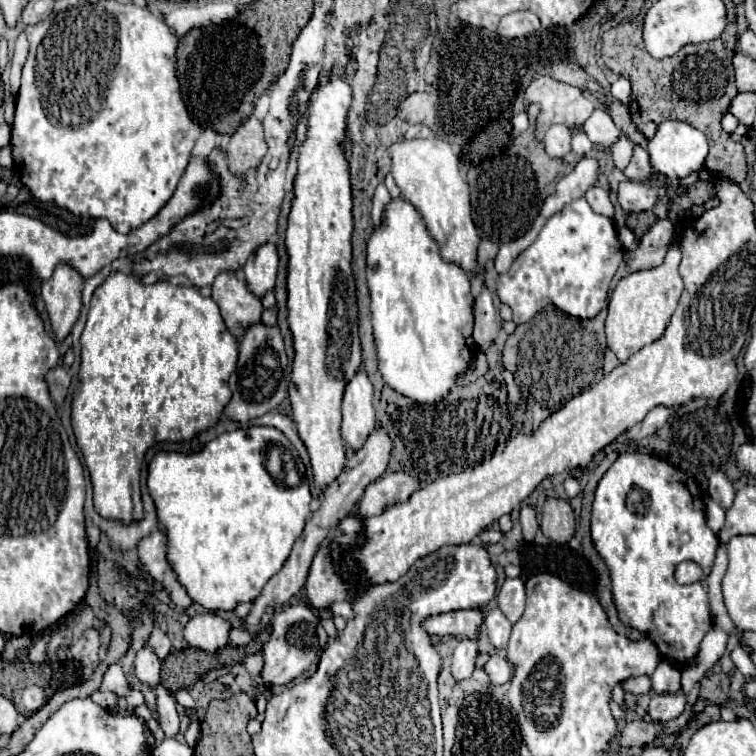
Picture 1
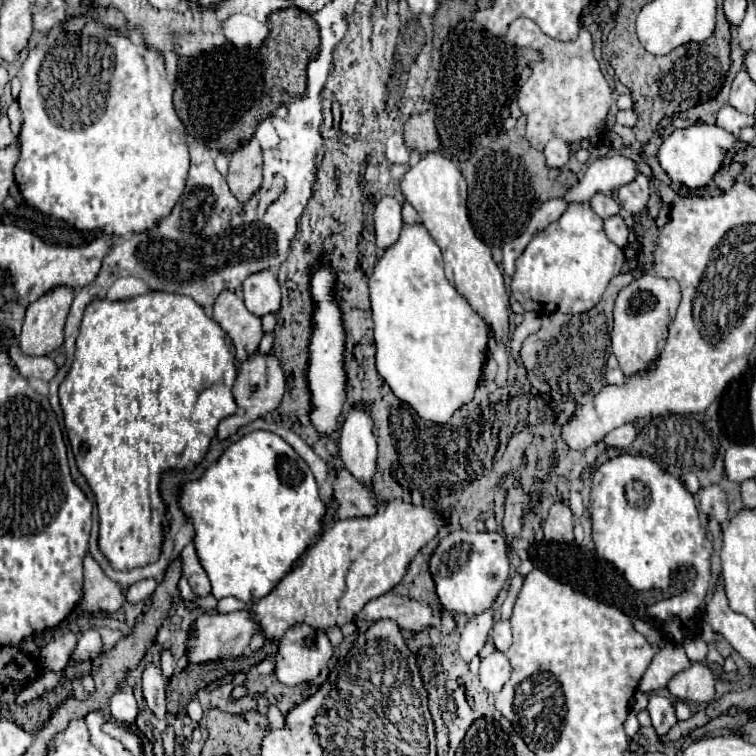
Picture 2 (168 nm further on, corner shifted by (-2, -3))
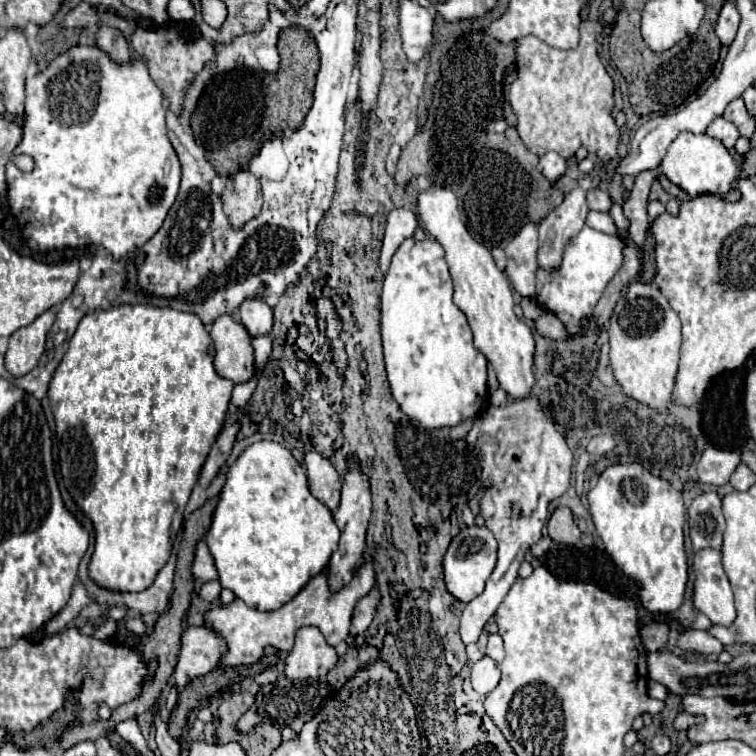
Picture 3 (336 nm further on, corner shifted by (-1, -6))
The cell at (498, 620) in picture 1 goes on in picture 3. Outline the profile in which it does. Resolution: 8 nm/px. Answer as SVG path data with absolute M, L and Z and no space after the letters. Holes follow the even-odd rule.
M498 633L490 635L490 639L488 639L488 657L496 659L498 663L504 659L504 645L502 645L502 637Z

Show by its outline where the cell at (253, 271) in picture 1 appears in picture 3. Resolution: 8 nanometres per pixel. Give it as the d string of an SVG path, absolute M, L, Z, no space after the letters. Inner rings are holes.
M250 297L250 299L246 299L240 305L238 313L240 313L242 325L248 329L248 333L252 337L256 337L256 335L268 335L272 331L274 309L268 307L262 297Z

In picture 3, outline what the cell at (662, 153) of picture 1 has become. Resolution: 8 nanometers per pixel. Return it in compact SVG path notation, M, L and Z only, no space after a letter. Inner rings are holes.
M680 133L672 145L668 147L668 153L664 161L660 163L660 171L678 187L682 187L688 195L704 195L704 193L714 193L714 195L724 195L736 181L738 181L738 165L732 159L730 151L724 147L722 141L704 135L694 135L694 133Z

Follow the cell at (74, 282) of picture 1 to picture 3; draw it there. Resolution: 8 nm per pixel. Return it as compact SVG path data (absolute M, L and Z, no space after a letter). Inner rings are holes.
M48 309L34 323L18 329L10 337L10 347L4 355L4 363L12 375L22 377L38 365L46 347L46 337L54 325L54 319L56 309Z

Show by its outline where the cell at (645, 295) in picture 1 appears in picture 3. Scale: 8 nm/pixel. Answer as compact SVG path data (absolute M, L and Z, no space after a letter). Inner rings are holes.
M630 283L626 295L616 303L610 317L610 363L614 377L628 397L666 413L674 377L678 371L680 319L666 303L666 297L654 283Z

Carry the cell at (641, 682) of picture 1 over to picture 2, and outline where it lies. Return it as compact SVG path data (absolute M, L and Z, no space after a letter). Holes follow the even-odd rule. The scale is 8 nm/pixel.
M667 644L665 648L657 650L657 654L653 656L649 668L645 670L641 682L639 682L639 690L649 694L653 690L659 690L659 688L665 688L667 682L687 670L691 666L689 658L685 656L685 650L677 644Z

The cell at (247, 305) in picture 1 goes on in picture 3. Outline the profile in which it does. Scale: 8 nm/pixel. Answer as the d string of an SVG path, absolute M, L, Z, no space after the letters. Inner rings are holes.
M220 315L210 329L214 339L214 367L220 377L244 383L254 373L252 337L234 315Z

